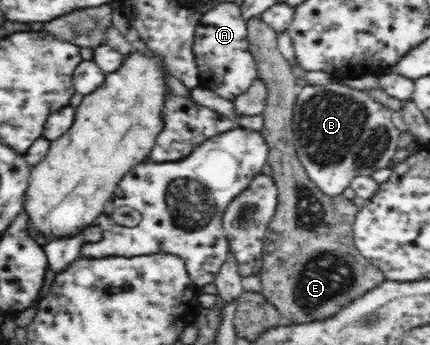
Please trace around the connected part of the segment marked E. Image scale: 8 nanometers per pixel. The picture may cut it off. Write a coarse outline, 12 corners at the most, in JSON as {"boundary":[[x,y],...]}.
{"boundary":[[247,21],[278,191],[262,293],[282,325],[323,320],[385,281],[359,209],[322,194],[293,145],[301,91],[277,32]]}

